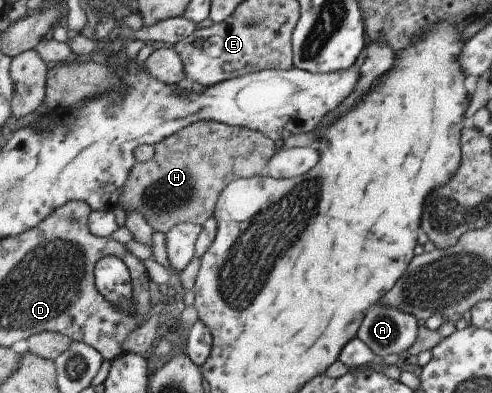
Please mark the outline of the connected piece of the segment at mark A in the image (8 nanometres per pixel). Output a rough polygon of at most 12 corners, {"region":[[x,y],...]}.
{"region":[[370,306],[355,337],[377,360],[406,353],[417,319]]}

